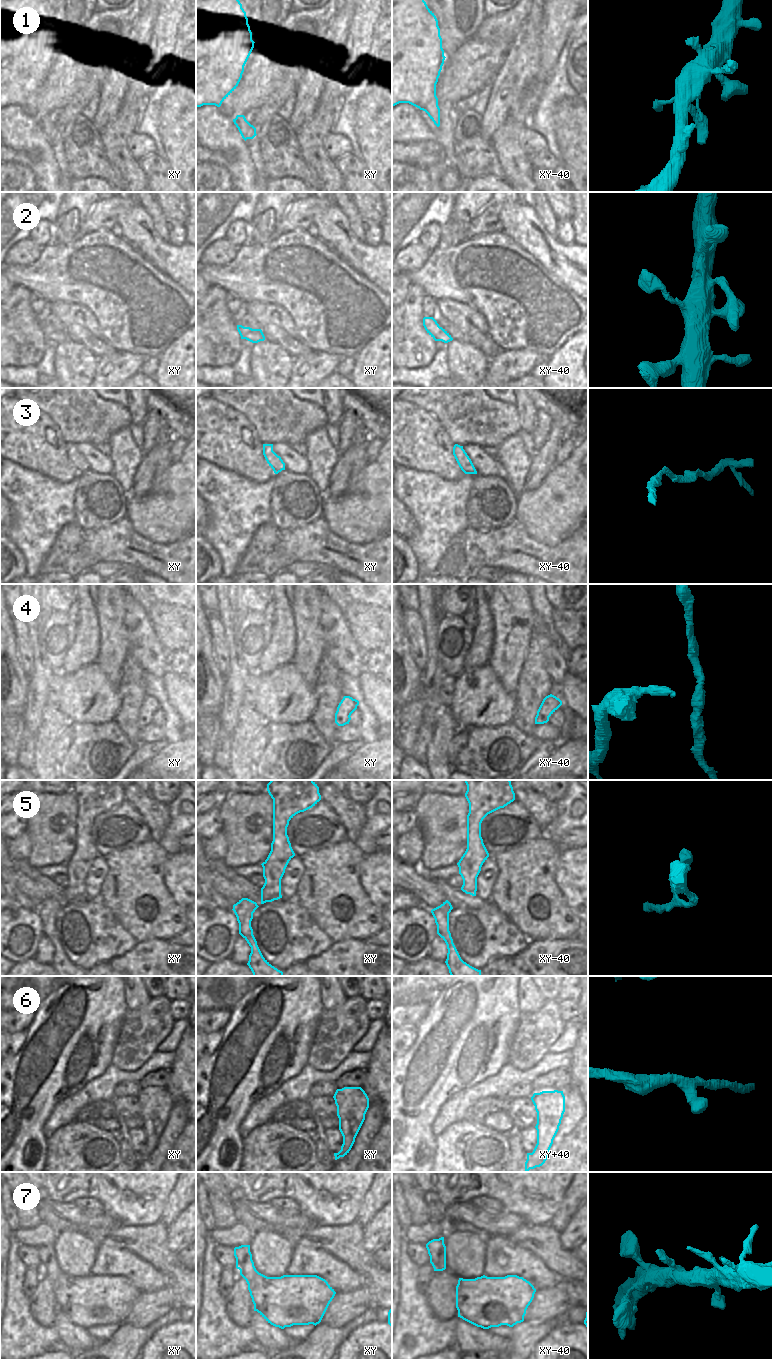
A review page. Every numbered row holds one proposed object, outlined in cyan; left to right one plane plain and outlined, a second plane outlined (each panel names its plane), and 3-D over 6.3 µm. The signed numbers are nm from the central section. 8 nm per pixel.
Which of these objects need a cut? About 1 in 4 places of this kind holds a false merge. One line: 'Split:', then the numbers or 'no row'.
Split: no row

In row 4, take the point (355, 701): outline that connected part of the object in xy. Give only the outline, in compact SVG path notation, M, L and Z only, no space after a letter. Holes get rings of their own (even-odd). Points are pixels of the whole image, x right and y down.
M344 696L335 713L335 723L338 726L349 724L351 714L357 709L359 701L350 696Z

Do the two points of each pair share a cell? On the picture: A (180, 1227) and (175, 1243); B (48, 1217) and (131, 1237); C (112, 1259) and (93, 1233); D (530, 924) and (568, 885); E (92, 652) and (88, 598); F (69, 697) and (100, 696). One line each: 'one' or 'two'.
A: one
B: one
C: two
D: two
E: one
F: one

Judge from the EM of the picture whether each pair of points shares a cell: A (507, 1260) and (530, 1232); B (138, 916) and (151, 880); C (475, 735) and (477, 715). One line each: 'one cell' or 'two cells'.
A: two cells
B: one cell
C: two cells

